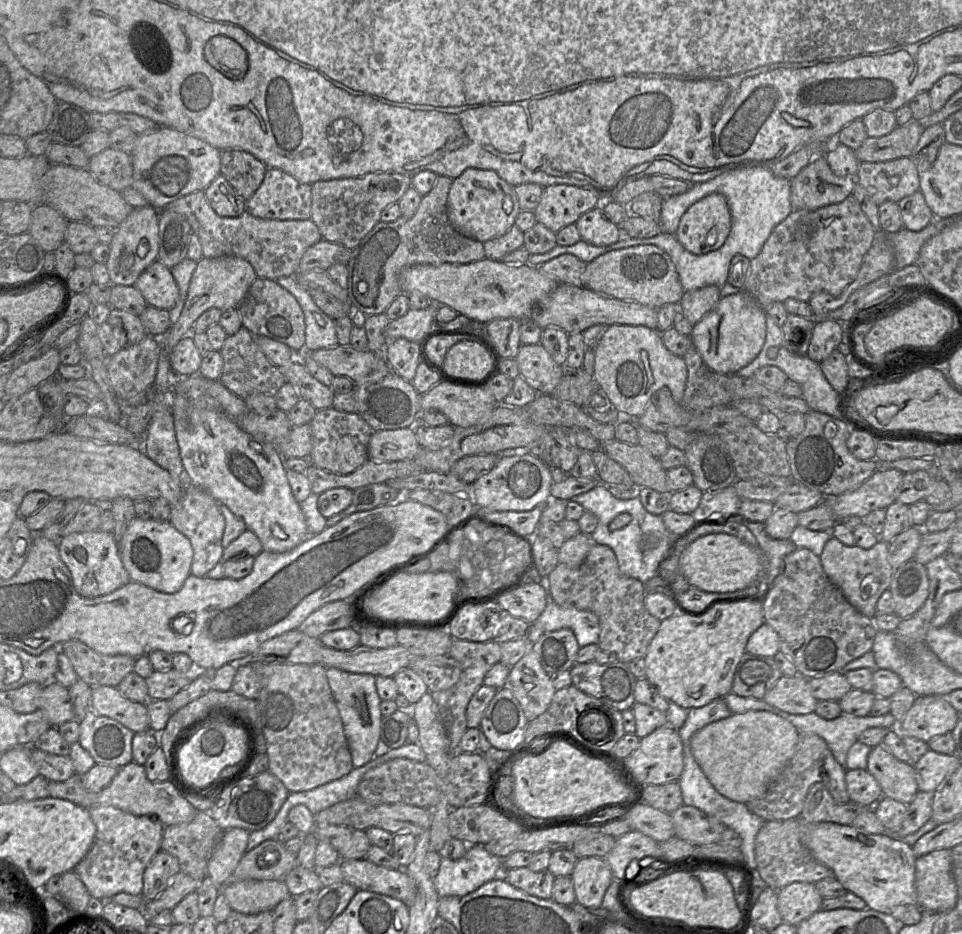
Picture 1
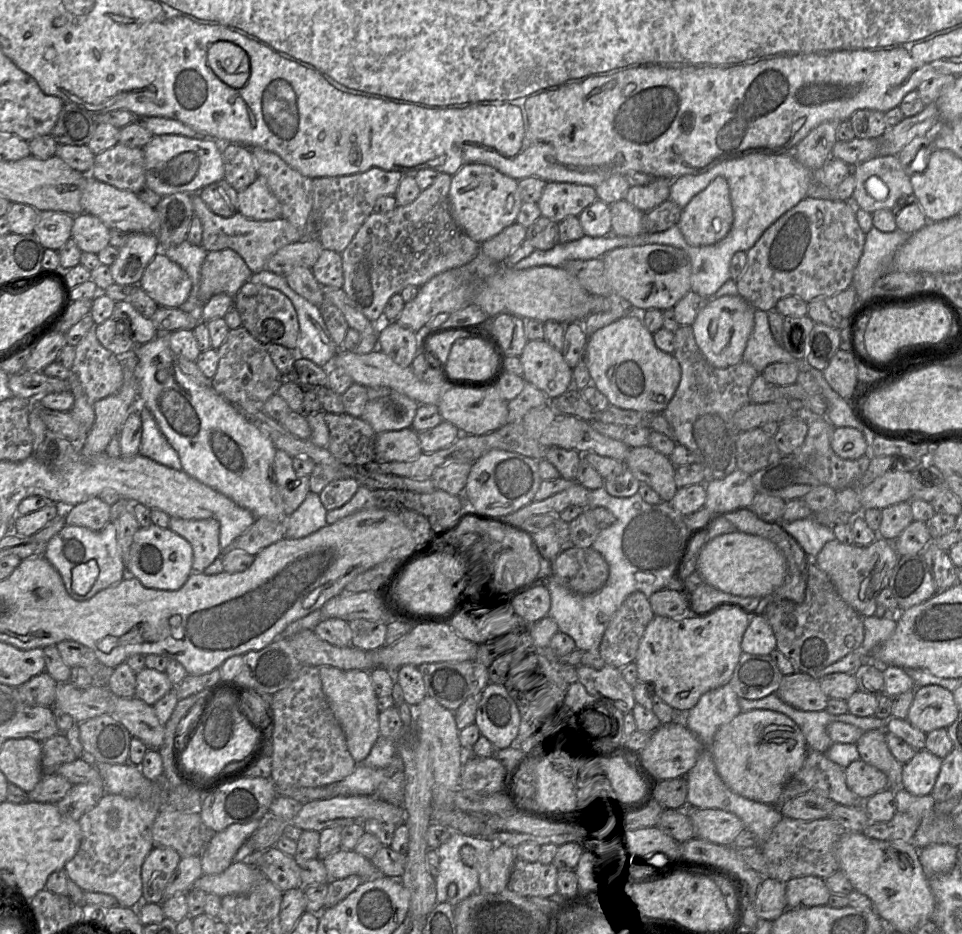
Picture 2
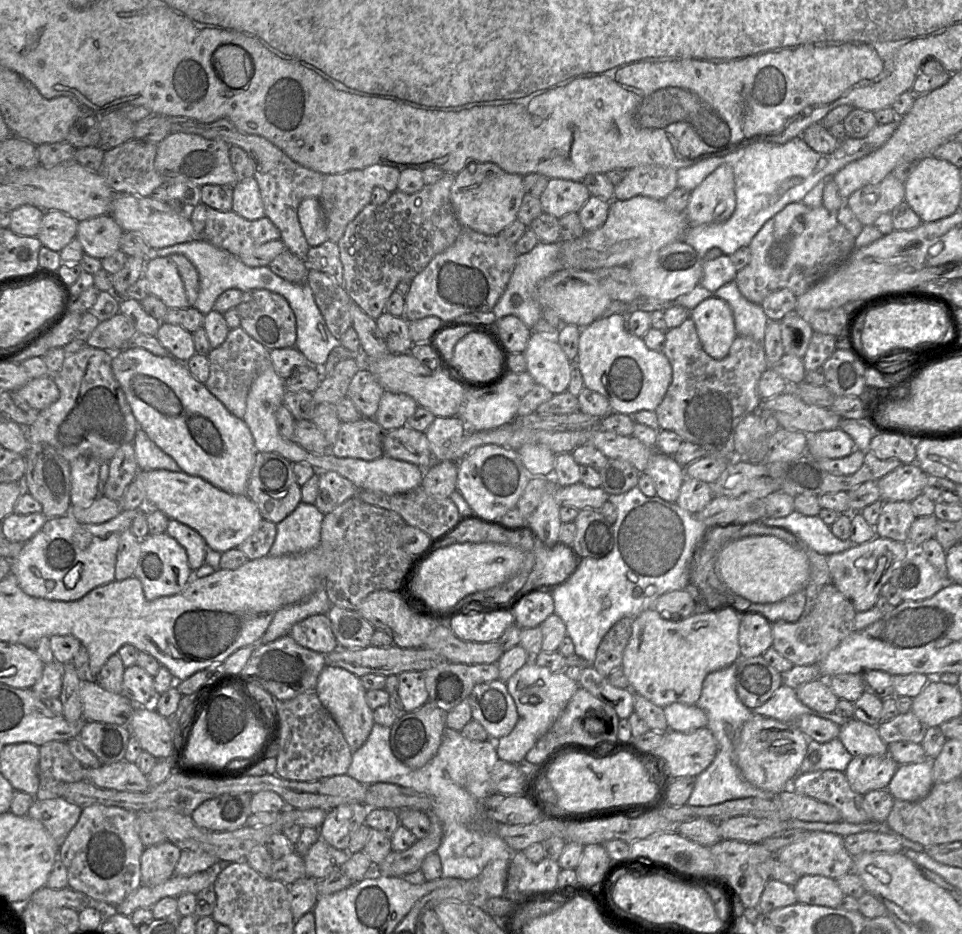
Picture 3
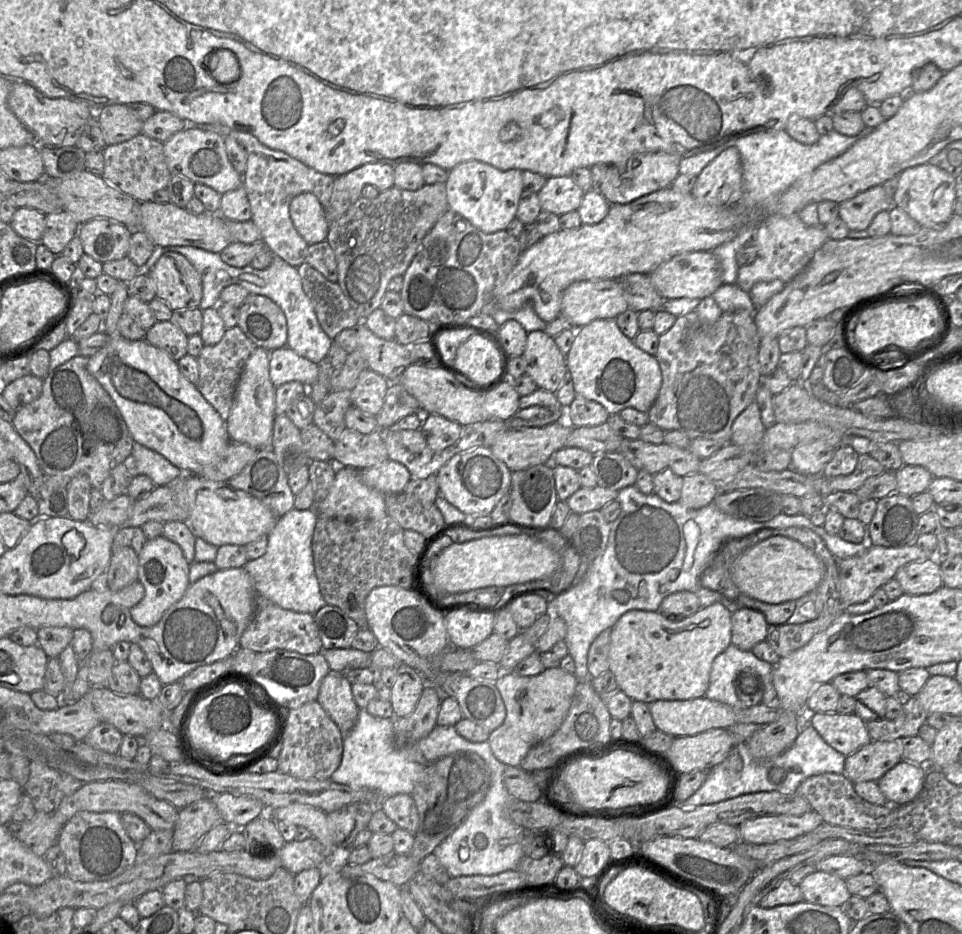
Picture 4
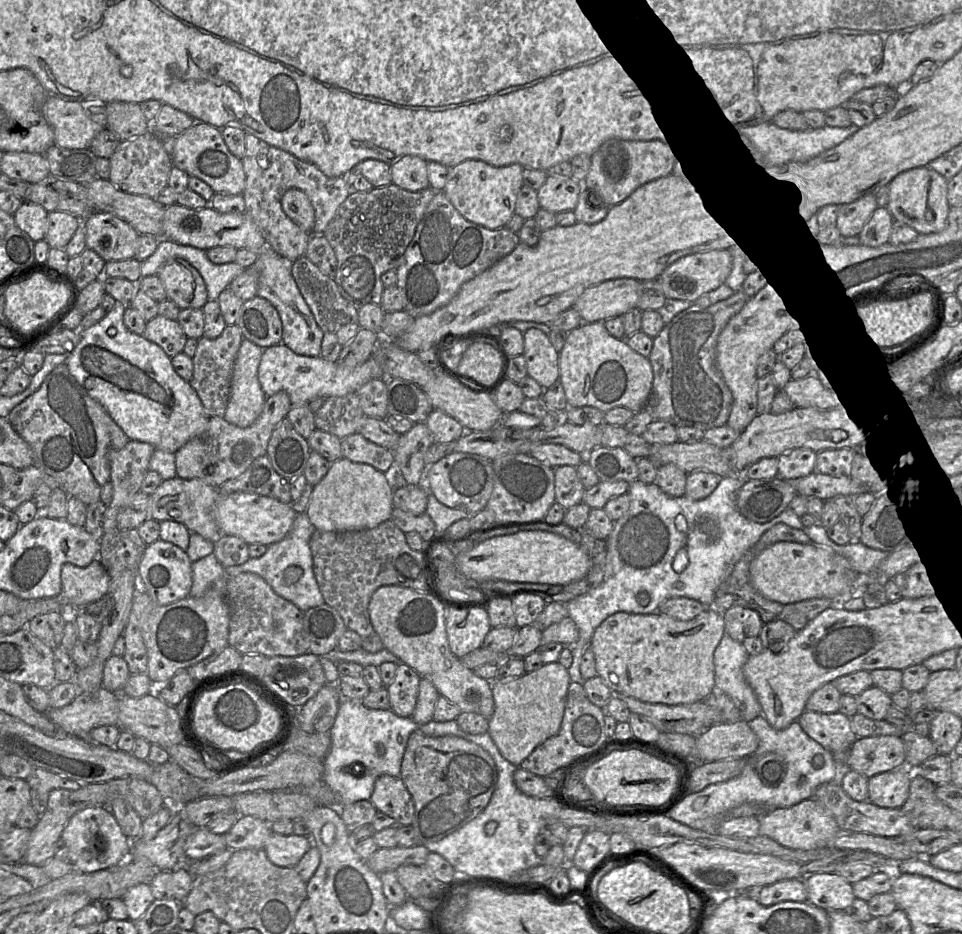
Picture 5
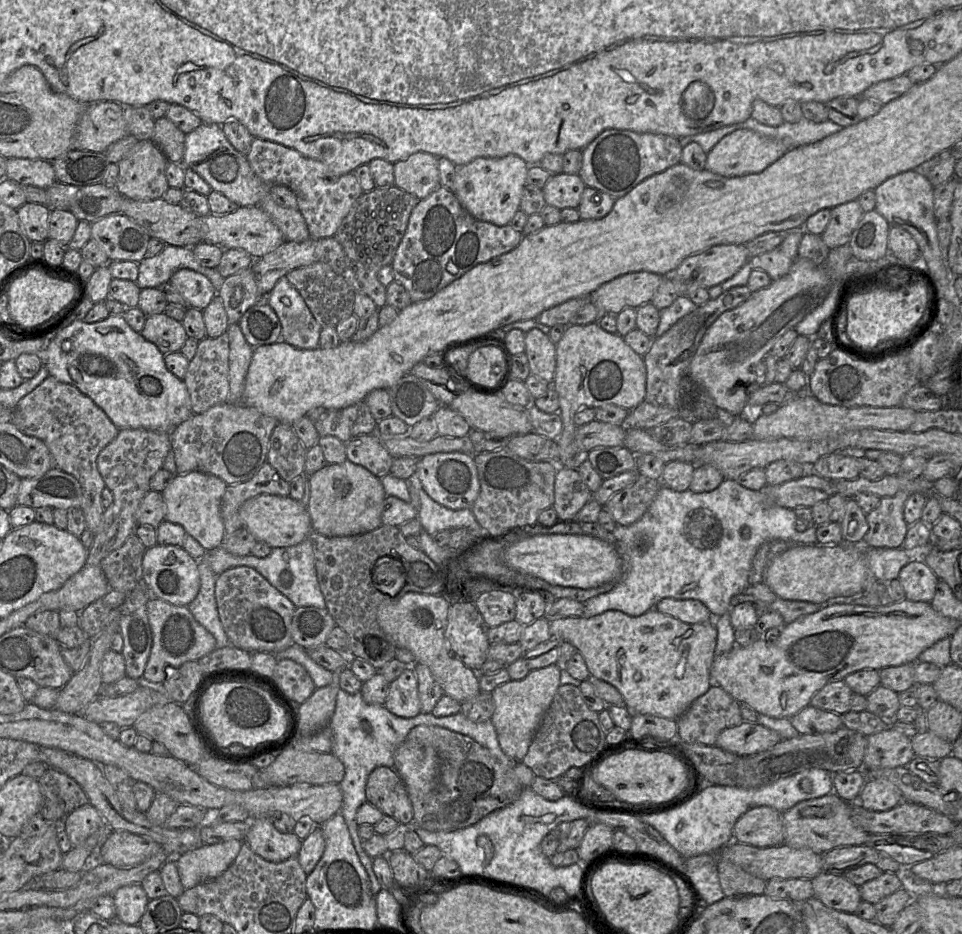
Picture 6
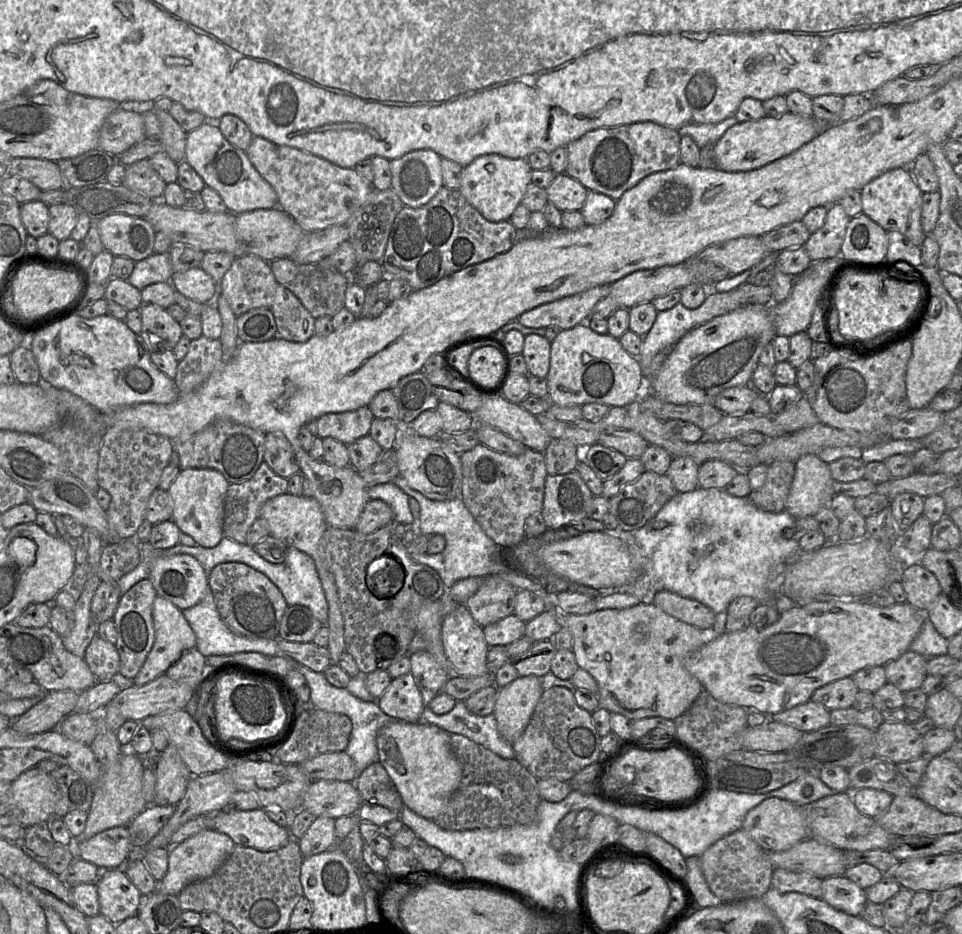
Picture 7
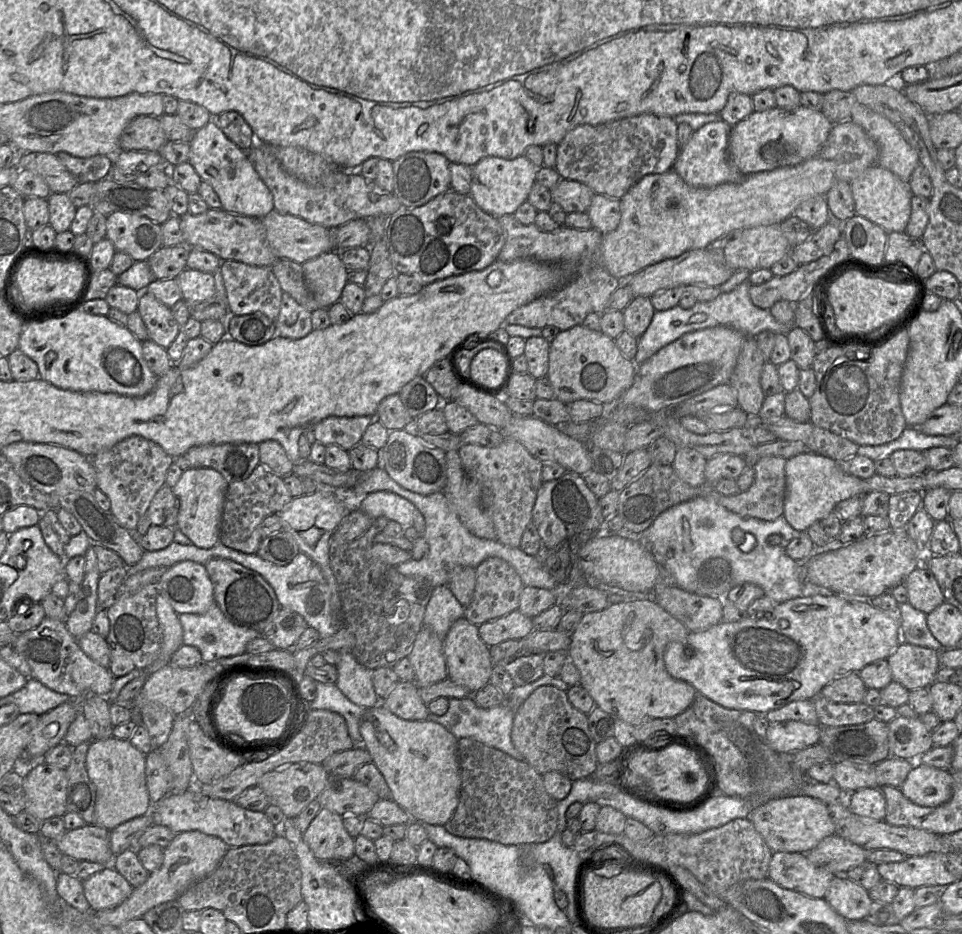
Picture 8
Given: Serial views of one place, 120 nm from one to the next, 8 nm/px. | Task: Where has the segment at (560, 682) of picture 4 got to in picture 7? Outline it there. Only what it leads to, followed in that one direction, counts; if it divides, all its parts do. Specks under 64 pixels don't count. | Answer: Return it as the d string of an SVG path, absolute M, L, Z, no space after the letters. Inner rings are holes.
M533 675L519 676L498 690L493 714L500 735L508 743L524 732L543 692L541 677Z

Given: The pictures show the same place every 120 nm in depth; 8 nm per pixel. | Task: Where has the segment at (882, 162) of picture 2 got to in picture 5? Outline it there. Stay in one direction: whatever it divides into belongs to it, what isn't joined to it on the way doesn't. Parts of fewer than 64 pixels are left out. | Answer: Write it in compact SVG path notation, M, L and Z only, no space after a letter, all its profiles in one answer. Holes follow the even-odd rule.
M866 194L837 208L834 229L838 236L857 236L873 212L878 208L873 194Z

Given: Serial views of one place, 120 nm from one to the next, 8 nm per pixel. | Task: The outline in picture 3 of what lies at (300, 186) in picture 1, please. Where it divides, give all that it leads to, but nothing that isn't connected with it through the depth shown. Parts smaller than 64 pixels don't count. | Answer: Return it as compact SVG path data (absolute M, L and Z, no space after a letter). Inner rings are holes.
M247 178L233 185L232 210L247 220L265 217L265 209L257 181Z

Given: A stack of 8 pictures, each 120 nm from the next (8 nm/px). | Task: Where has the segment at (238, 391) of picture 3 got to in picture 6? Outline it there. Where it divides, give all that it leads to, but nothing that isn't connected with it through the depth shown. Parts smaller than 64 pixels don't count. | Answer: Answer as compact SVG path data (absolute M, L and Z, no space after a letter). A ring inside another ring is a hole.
M226 332L217 338L205 337L198 342L196 353L189 361L187 372L183 379L190 396L193 414L203 413L215 405L227 402L229 393L229 352L229 337Z

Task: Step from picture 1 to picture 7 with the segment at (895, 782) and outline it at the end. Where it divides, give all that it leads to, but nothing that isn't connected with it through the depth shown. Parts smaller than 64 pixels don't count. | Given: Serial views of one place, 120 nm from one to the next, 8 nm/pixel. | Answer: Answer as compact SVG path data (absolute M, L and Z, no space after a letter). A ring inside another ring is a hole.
M809 700L771 715L771 720L790 725L805 733L830 725L830 711L821 703Z

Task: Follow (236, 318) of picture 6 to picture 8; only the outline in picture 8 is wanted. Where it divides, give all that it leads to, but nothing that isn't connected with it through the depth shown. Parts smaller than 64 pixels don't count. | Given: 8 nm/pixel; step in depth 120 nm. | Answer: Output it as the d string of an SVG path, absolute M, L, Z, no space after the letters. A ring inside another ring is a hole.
M226 260L222 261L220 269L231 315L242 316L259 312L272 321L276 321L280 312L283 291L270 267L251 266Z

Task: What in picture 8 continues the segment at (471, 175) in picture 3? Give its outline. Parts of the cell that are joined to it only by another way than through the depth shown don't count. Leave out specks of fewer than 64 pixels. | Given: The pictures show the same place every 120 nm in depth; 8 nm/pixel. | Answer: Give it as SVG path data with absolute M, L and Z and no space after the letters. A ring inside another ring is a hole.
M525 156L515 159L486 157L471 167L471 188L469 195L479 208L496 218L513 215L517 208L527 201L528 195L536 181L538 168Z

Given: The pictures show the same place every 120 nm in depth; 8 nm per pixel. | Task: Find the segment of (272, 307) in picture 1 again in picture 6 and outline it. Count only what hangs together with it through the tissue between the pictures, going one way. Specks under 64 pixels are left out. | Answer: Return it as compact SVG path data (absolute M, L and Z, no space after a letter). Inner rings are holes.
M265 299L249 308L237 324L253 348L281 340L280 320Z

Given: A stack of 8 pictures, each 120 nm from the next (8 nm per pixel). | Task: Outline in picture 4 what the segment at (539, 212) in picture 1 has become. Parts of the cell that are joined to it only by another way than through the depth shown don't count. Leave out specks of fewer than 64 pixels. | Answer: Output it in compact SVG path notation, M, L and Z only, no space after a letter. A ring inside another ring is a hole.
M556 176L548 177L537 193L541 209L560 216L577 210L585 192L570 176Z

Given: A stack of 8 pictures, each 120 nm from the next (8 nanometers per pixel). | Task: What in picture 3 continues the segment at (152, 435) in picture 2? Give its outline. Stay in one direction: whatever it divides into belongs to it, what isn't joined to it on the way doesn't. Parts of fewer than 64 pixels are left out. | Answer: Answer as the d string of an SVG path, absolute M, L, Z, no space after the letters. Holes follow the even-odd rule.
M138 428L135 438L133 439L133 445L139 470L181 471L181 468L175 460L164 453L140 428Z

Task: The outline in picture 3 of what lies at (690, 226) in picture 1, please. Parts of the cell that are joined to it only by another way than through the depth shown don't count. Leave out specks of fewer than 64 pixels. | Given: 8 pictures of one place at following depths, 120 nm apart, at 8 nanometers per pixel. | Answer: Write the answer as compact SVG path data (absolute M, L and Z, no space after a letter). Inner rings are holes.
M721 165L690 192L684 215L689 225L728 220L736 206L733 169Z

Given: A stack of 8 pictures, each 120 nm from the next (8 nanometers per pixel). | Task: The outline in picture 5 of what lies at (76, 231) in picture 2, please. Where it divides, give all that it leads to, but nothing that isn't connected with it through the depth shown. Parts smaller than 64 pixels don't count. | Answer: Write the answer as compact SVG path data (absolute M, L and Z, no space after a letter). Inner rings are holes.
M93 212L83 221L86 247L94 250L106 262L135 258L140 234L127 222L108 212Z

